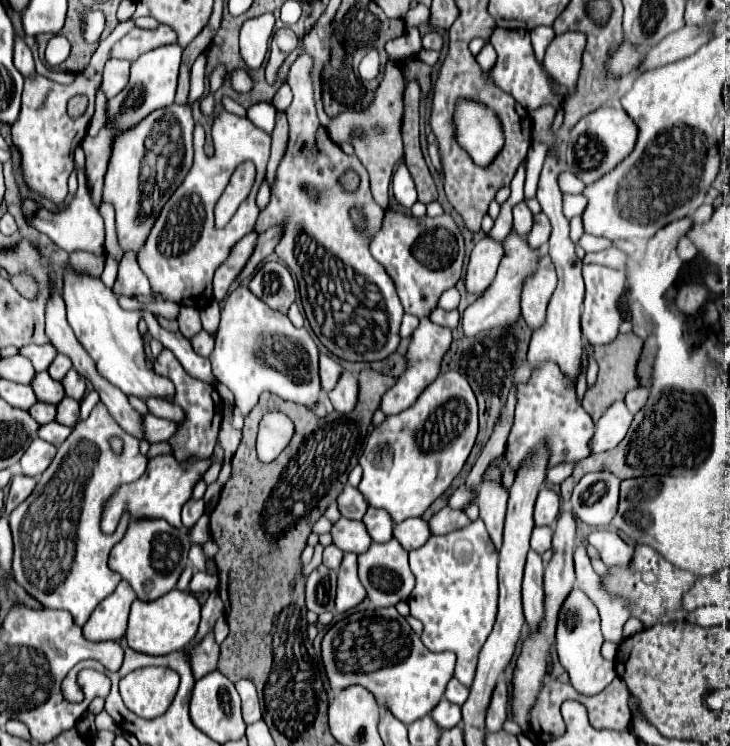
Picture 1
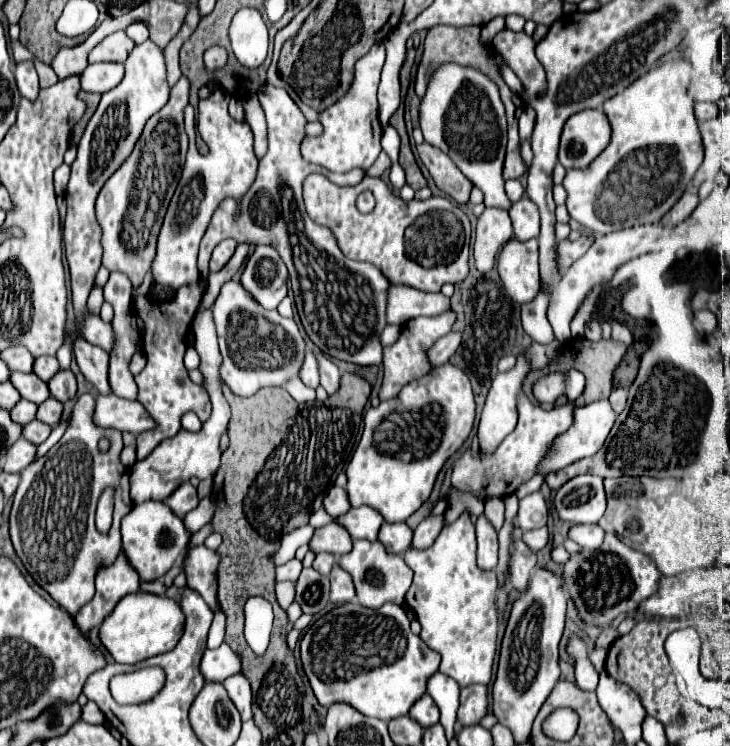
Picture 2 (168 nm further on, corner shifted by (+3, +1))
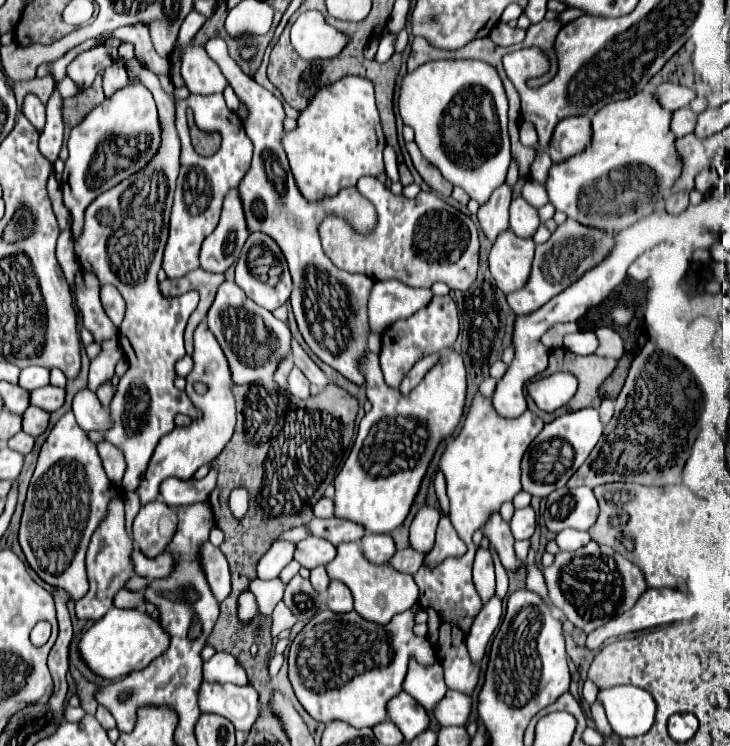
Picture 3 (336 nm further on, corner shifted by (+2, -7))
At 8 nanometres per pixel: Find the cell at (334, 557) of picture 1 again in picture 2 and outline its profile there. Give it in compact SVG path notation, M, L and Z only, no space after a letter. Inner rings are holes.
M319 552L319 554L315 556L313 568L315 568L317 572L321 572L321 574L329 574L331 568L333 568L333 564L335 564L335 556L333 556L333 554L329 554L329 552Z

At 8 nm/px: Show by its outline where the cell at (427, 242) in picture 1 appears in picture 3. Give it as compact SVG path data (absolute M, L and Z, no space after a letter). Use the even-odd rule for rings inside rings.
M362 178L358 192L368 198L378 212L378 226L372 234L360 236L334 216L320 224L324 254L346 272L358 272L372 280L396 278L414 288L430 288L434 282L446 282L452 290L468 290L478 270L478 228L470 216L444 202L432 192L420 192L414 200L396 196L378 178Z

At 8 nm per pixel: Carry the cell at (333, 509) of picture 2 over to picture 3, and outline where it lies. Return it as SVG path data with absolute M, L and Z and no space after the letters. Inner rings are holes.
M320 498L314 506L312 506L314 516L318 518L332 518L334 516L334 502L330 498Z

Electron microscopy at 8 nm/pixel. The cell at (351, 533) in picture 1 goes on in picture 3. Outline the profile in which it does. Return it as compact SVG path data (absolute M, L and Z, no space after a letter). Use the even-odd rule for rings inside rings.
M306 536L296 544L294 560L298 560L304 568L312 570L320 564L328 564L336 556L336 546L328 544L328 540L320 540L316 536Z

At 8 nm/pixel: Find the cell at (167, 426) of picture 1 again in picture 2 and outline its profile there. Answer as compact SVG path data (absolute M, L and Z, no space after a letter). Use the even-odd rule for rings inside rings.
M99 394L95 400L97 406L93 420L97 426L117 428L121 432L131 432L131 434L141 434L149 428L155 428L155 420L137 400L125 400L115 394L109 396Z

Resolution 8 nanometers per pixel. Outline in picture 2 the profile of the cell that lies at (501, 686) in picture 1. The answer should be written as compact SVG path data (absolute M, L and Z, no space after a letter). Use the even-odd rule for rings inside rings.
M473 684L467 688L461 688L461 706L457 712L457 720L463 726L479 724L487 714L487 686L485 684Z

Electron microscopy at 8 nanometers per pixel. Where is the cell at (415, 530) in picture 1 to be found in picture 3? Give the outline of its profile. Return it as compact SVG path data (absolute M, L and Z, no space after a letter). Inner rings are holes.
M366 534L364 540L360 540L360 548L366 560L372 564L386 564L396 552L390 534Z

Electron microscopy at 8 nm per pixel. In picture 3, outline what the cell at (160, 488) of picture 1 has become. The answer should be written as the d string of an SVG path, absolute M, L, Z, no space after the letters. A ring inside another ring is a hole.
M200 322L196 332L194 332L194 368L192 372L186 376L186 394L192 400L194 408L200 410L200 418L192 418L192 422L188 426L176 426L172 432L168 432L168 436L162 436L154 456L150 460L148 472L140 484L140 500L142 504L148 504L152 500L158 498L158 486L164 478L168 476L176 476L180 480L188 480L194 476L194 472L202 466L202 464L210 464L220 452L222 448L228 444L228 440L232 438L234 432L234 424L236 424L236 402L234 402L234 394L232 394L232 374L228 368L228 360L218 344L218 340L214 338L214 334L208 330L206 322ZM194 382L204 382L208 386L206 394L196 394L192 384Z

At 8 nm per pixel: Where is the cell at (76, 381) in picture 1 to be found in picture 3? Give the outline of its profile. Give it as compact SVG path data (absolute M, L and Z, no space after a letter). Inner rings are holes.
M44 386L44 388L36 388L30 394L30 406L42 408L46 412L54 412L64 404L64 388L56 388L56 386Z

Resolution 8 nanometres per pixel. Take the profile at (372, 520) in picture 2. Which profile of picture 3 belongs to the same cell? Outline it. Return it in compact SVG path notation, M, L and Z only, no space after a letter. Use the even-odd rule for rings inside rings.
M312 518L308 524L308 530L312 536L324 538L328 542L332 542L334 546L342 544L342 542L358 542L366 530L354 522L348 520L340 520L340 518Z

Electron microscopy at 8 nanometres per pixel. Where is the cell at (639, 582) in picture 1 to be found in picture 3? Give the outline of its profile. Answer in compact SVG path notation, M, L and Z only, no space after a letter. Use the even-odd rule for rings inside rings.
M588 542L576 552L558 552L554 562L548 568L542 568L542 574L546 578L550 602L586 634L632 608L648 588L636 564L614 552L610 546L600 546L596 542Z

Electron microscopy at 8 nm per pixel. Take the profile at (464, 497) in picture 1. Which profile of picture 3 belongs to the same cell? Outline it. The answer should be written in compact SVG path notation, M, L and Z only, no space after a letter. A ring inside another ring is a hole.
M428 504L416 512L410 524L410 548L412 550L422 552L422 554L428 554L432 550L438 520L440 520L440 510Z

